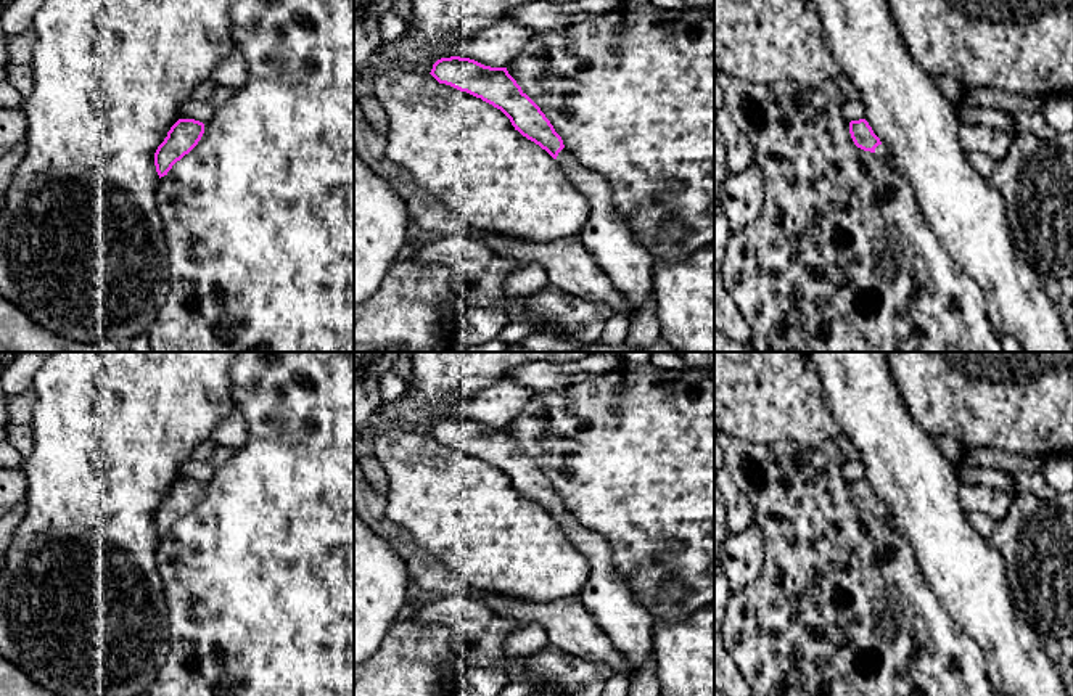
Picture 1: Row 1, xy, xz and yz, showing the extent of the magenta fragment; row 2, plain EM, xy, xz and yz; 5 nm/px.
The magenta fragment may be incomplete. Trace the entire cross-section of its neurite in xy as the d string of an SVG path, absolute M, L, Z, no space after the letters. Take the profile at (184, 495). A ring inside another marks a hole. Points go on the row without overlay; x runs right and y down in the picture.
M179 479L171 487L167 497L154 513L154 526L159 538L167 535L172 526L198 505L203 493L204 484L195 479Z

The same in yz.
M865 479L851 481L849 493L857 508L874 513L882 521L890 519L888 508L874 493L872 487Z

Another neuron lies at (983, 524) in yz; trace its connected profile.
M972 511L967 513L968 522L972 524L972 527L986 540L991 538L993 532L994 532L994 524L996 521L981 513L981 511Z

